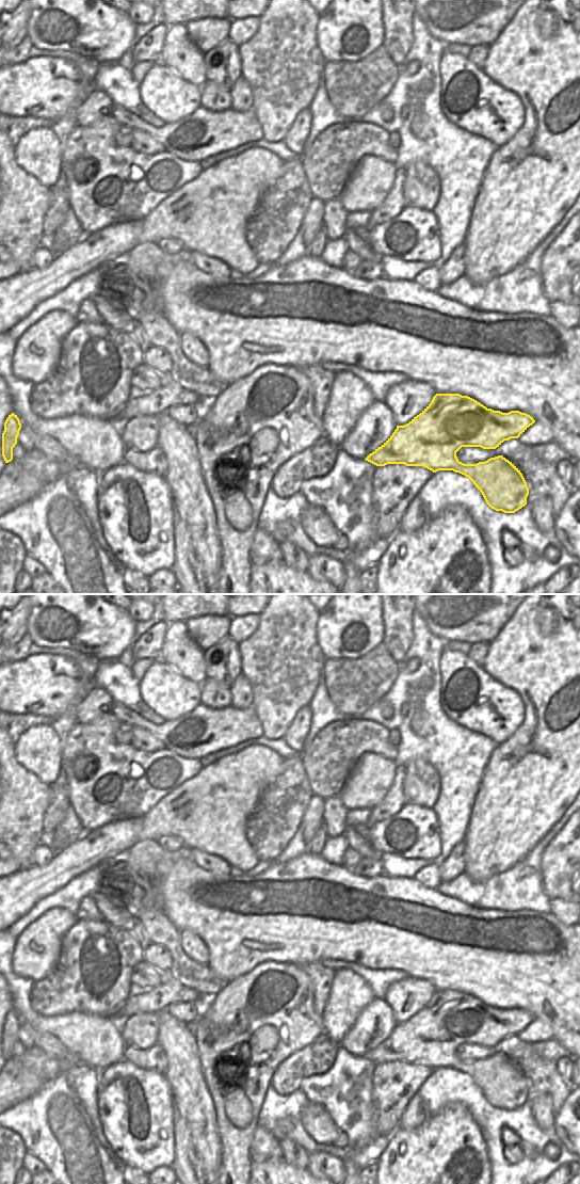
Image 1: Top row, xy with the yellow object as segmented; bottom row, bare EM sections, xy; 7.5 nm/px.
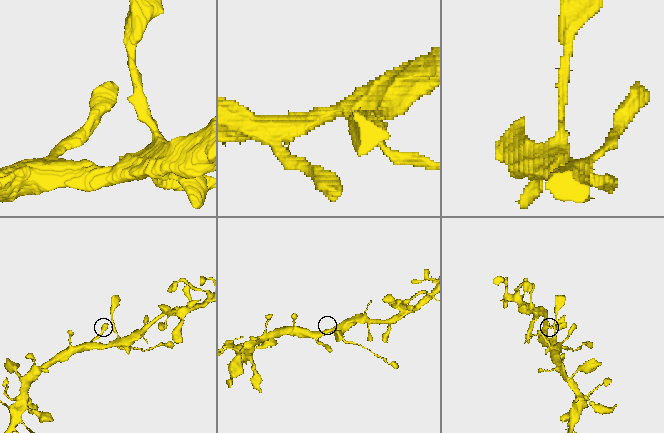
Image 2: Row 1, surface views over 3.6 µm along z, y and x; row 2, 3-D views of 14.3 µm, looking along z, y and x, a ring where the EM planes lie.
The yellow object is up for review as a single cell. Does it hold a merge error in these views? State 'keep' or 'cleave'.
keep

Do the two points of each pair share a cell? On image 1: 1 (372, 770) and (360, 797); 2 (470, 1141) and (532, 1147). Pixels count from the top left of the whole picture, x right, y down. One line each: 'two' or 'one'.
1: one
2: two

